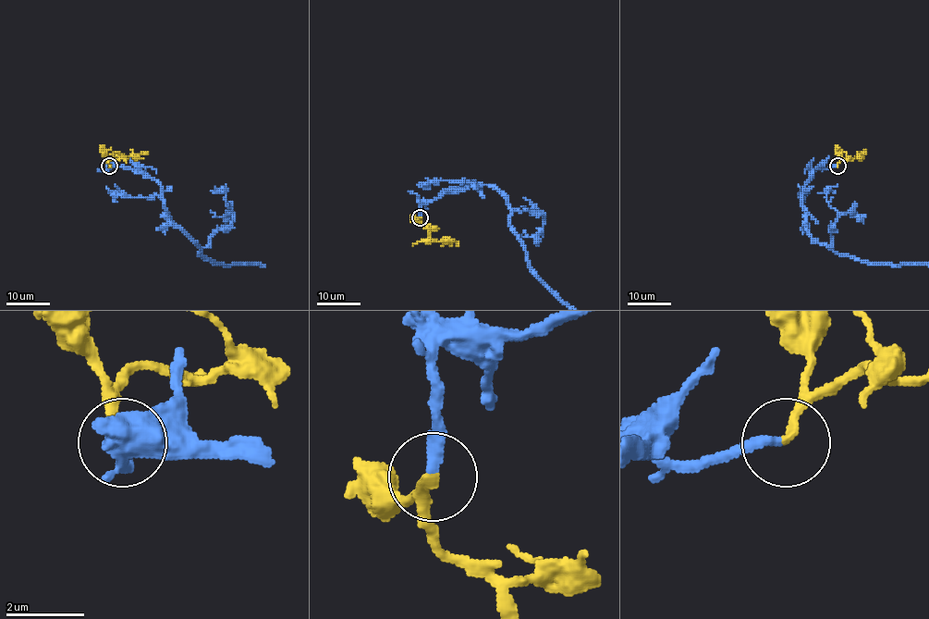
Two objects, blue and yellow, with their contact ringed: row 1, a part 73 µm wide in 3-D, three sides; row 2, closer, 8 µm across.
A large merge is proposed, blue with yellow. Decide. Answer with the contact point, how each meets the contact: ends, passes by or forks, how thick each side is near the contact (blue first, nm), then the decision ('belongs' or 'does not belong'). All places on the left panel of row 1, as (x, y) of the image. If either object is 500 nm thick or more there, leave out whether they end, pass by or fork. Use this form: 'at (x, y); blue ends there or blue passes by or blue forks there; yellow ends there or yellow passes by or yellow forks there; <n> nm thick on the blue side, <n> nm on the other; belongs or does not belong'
at (109, 166); blue ends there; yellow ends there; 280 nm thick on the blue side, 240 nm on the other; belongs

